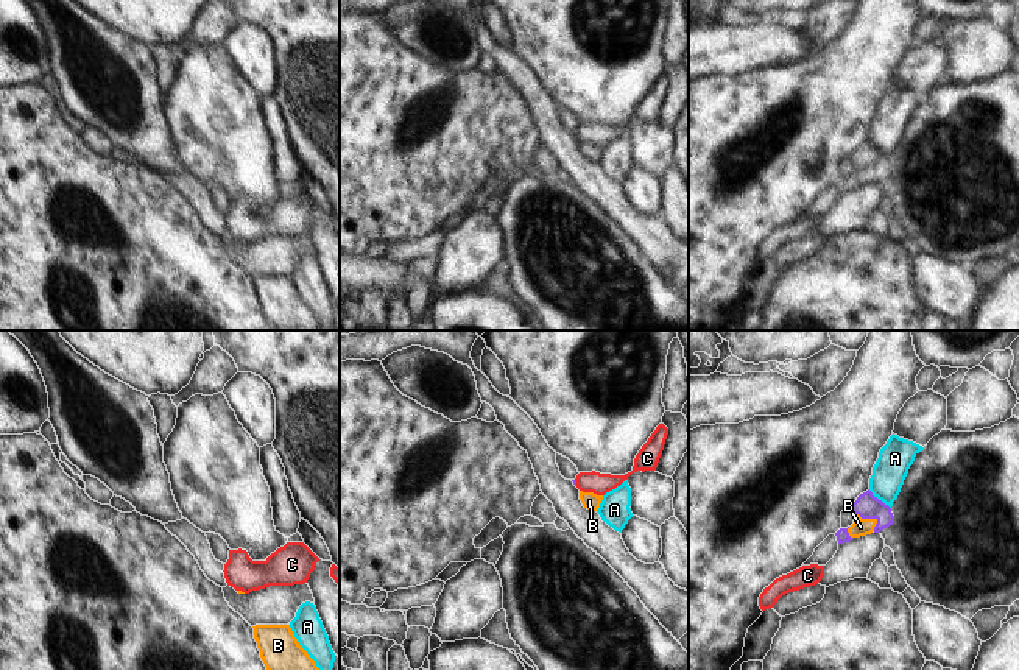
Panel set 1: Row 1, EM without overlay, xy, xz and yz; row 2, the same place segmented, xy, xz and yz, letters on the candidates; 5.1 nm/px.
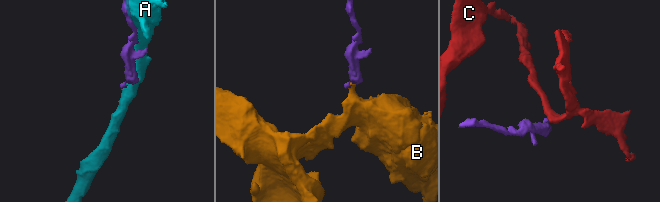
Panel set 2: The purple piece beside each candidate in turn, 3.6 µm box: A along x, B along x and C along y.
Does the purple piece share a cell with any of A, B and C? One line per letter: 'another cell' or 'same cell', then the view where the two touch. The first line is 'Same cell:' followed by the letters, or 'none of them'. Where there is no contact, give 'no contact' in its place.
Same cell: B
A: another cell; contact in yz
B: same cell; contact in yz
C: another cell; contact in xz

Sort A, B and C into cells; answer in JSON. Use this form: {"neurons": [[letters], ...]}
{"neurons": [["A"], ["B"], ["C"]]}

